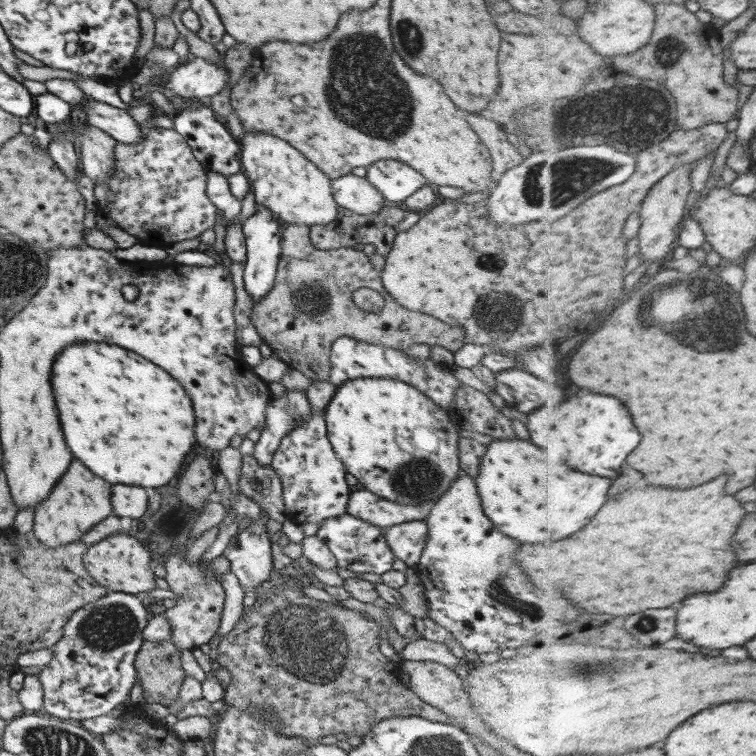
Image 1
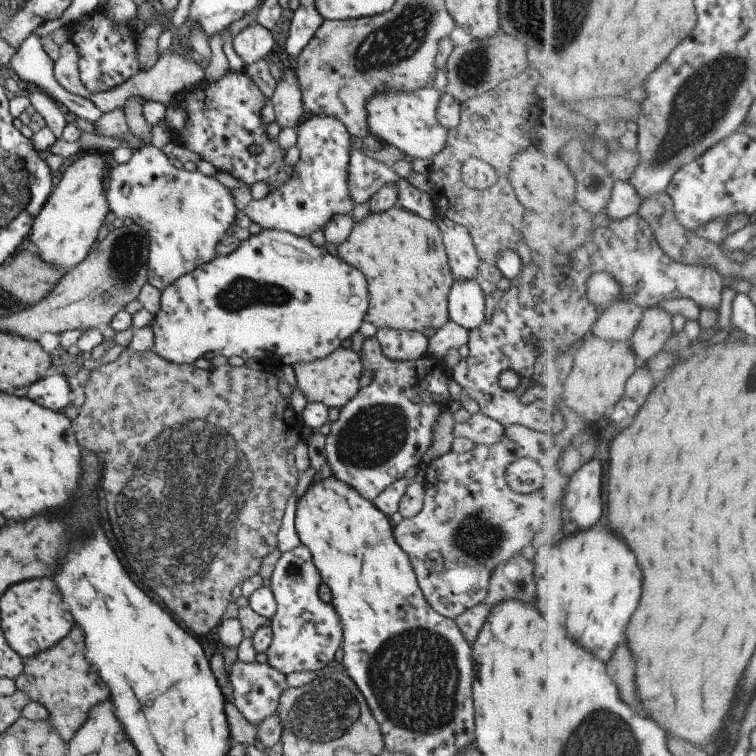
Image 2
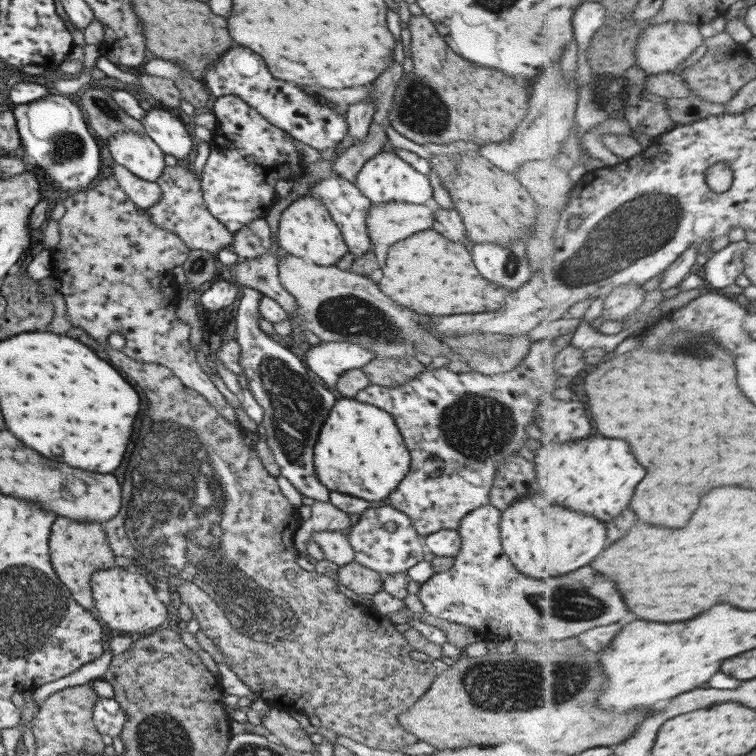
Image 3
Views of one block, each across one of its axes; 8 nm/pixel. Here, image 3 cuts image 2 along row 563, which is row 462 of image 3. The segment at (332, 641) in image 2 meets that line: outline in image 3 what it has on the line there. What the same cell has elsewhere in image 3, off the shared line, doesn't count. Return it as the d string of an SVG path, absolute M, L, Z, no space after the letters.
M241 285L241 297L236 302L234 312L233 337L239 346L241 380L248 386L254 401L263 409L264 434L279 467L279 474L287 478L299 495L315 502L327 502L329 493L315 478L312 449L320 427L336 401L335 396L321 384L315 373L303 365L296 352L279 344L273 345L271 339L259 329L259 300L261 293L258 290Z

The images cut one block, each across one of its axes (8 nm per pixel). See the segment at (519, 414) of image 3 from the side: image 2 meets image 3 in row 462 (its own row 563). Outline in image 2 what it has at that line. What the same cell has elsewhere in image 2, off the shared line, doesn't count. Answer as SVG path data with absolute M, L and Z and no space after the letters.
M548 374L544 379L532 385L521 397L520 402L525 405L541 402L547 411L555 411L561 420L553 432L531 431L525 426L507 426L505 433L495 444L474 445L471 450L463 453L452 451L435 458L423 467L424 474L421 482L424 489L424 498L421 511L412 518L402 519L399 524L393 525L392 536L395 543L407 554L413 570L417 585L425 601L440 616L454 620L459 614L476 606L483 600L487 593L488 581L491 572L507 562L515 554L531 551L537 541L543 538L560 536L563 528L563 504L567 486L555 481L550 485L537 488L531 494L515 494L505 484L505 466L520 458L529 456L530 460L542 464L554 464L561 460L567 452L569 444L568 435L578 433L587 426L580 418L579 412L572 411L563 402L563 395L559 383L553 374Z

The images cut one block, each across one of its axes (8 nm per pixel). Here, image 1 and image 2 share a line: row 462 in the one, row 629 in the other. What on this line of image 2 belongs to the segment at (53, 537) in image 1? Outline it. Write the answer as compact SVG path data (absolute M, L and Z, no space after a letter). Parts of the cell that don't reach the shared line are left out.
M73 626L67 636L45 652L23 659L23 672L14 680L16 691L23 692L30 701L41 704L47 710L47 724L67 744L79 724L83 724L89 708L103 702L109 694L107 686L99 680L97 672L85 660L83 632Z

